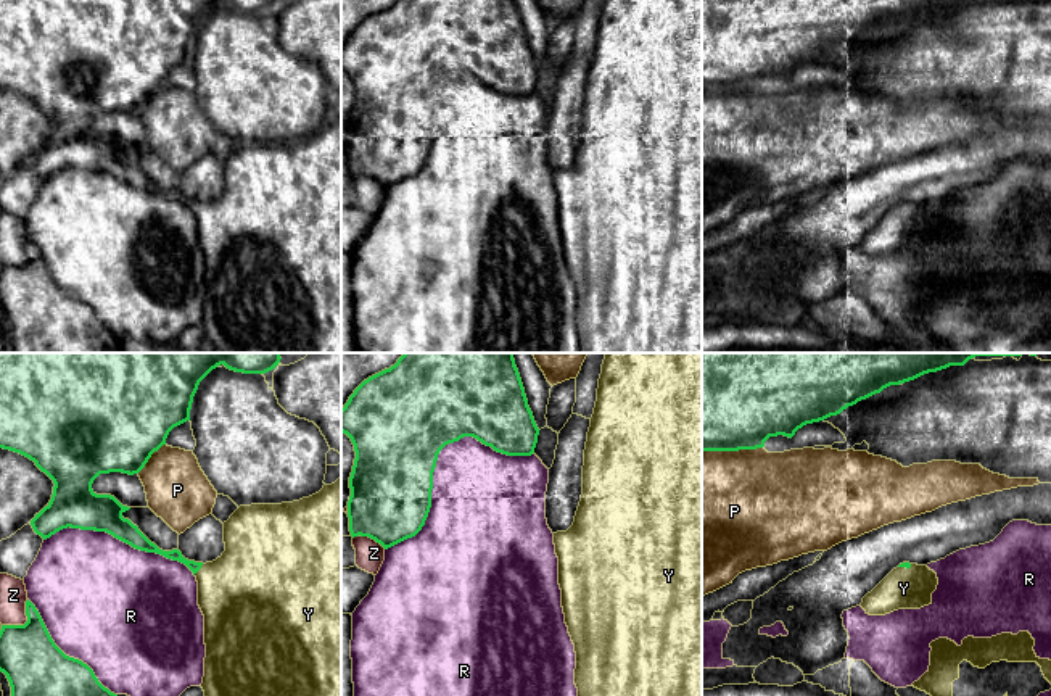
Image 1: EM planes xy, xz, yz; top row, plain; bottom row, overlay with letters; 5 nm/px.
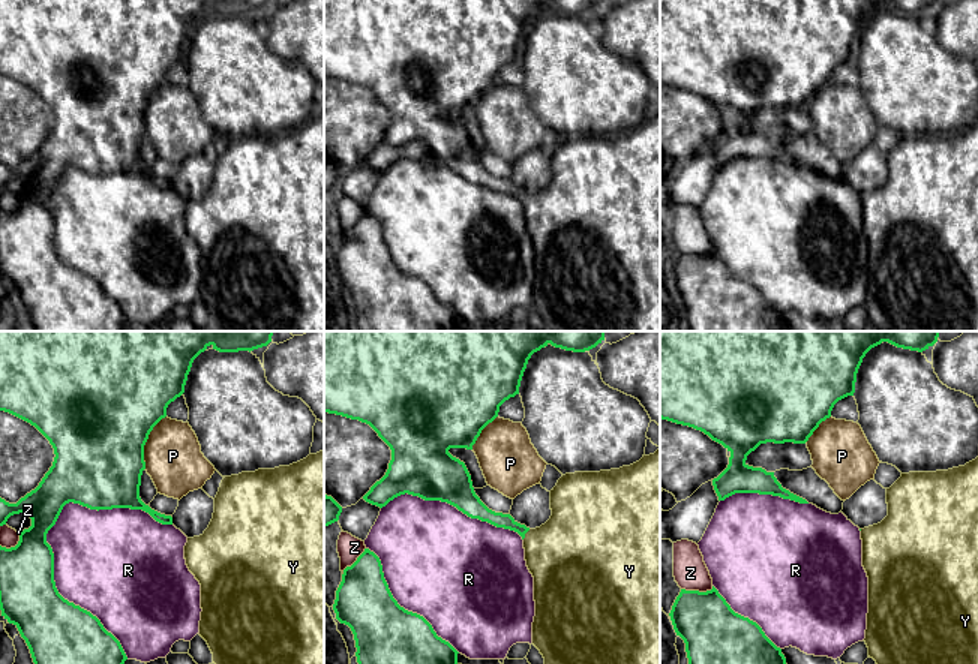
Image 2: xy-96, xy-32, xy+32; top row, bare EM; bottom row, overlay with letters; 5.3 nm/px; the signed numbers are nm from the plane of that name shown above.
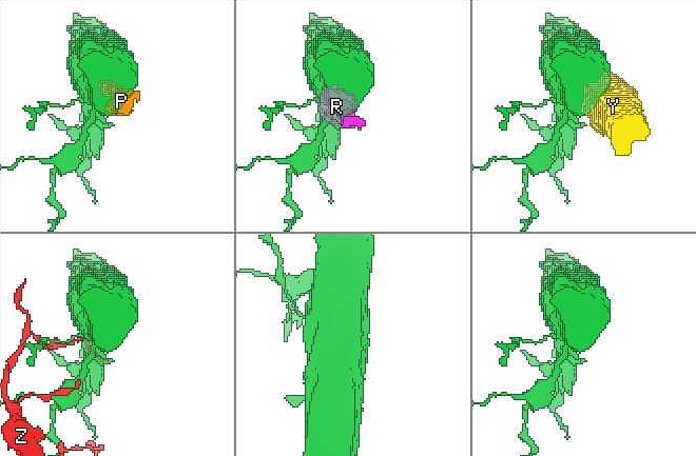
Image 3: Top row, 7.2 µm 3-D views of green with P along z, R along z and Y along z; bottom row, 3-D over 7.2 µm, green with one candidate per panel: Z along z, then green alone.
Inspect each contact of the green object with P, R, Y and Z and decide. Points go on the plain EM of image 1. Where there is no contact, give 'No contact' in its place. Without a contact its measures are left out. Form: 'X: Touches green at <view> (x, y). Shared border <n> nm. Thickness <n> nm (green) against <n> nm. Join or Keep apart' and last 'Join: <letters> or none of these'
P: Touches green at yz (731, 89). Shared border 300 nm. Thickness 440 nm (green) against 500 nm. Keep apart
R: Touches green at xz (435, 102). Shared border 850 nm. Thickness 480 nm (green) against 440 nm. Keep apart
Y: Touches green at xy (198, 208). Shared border 80 nm. Thickness 60 nm (green) against 440 nm. Keep apart
Z: Touches green at xy (26, 261). Shared border 190 nm. Thickness 300 nm (green) against 140 nm. Keep apart
Join: none of these

